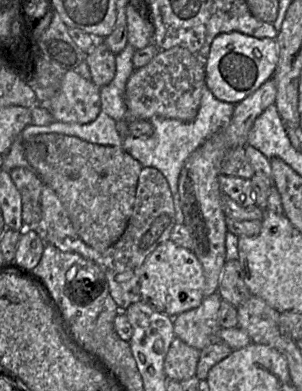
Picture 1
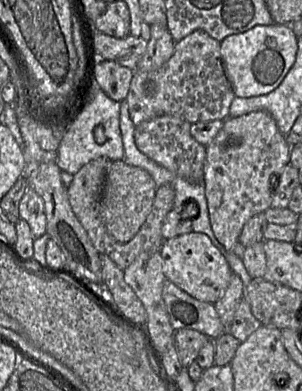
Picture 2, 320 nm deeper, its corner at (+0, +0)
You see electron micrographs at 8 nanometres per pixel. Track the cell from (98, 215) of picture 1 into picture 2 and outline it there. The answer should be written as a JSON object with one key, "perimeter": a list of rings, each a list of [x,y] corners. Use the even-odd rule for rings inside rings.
{"perimeter":[[[115,160],[108,164],[103,193],[102,220],[109,234],[120,243],[127,243],[138,233],[150,214],[157,186],[152,176],[144,169]]]}

